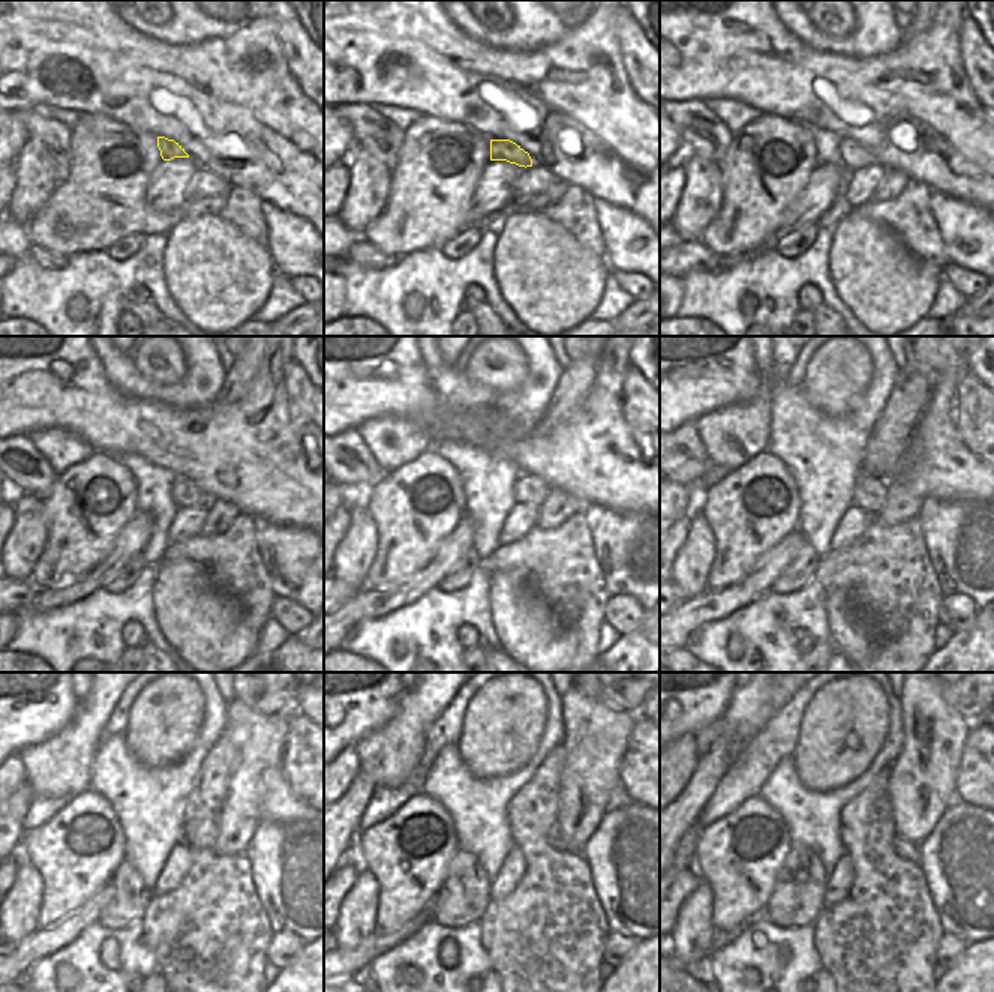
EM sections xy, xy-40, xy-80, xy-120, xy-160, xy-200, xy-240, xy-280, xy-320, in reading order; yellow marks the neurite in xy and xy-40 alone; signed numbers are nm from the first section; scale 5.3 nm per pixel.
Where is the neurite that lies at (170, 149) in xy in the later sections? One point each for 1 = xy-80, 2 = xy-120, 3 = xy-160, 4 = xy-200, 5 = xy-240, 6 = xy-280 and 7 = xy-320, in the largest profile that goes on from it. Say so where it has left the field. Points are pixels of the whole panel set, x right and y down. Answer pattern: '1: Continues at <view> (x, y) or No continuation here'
1: Continues at xy-80 (853, 156)
2: Continues at xy-120 (183, 492)
3: Continues at xy-160 (528, 489)
4: Continues at xy-200 (870, 494)
5: Continues at xy-240 (201, 832)
6: Continues at xy-280 (553, 838)
7: Continues at xy-320 (906, 850).

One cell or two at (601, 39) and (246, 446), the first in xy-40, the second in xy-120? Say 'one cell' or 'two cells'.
one cell

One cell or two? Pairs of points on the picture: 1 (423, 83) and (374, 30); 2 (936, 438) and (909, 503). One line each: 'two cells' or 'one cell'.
1: one cell
2: two cells

